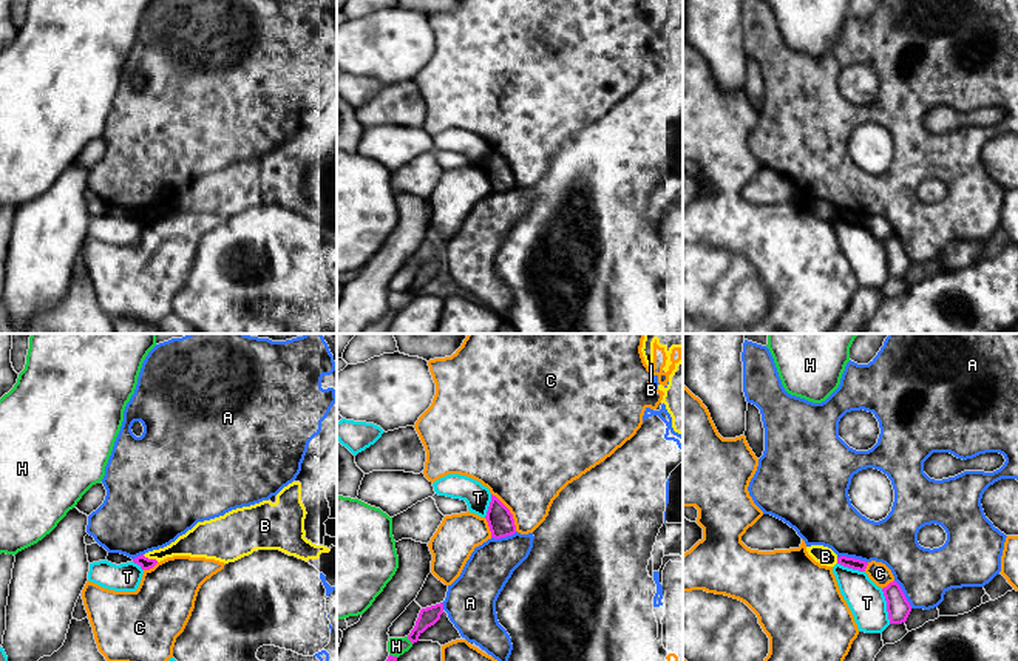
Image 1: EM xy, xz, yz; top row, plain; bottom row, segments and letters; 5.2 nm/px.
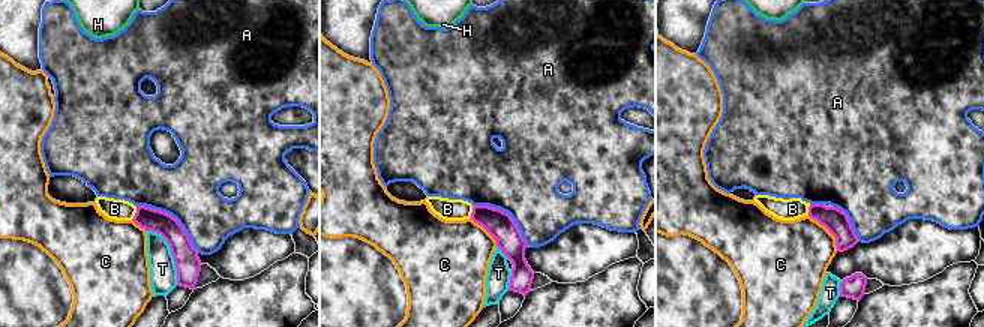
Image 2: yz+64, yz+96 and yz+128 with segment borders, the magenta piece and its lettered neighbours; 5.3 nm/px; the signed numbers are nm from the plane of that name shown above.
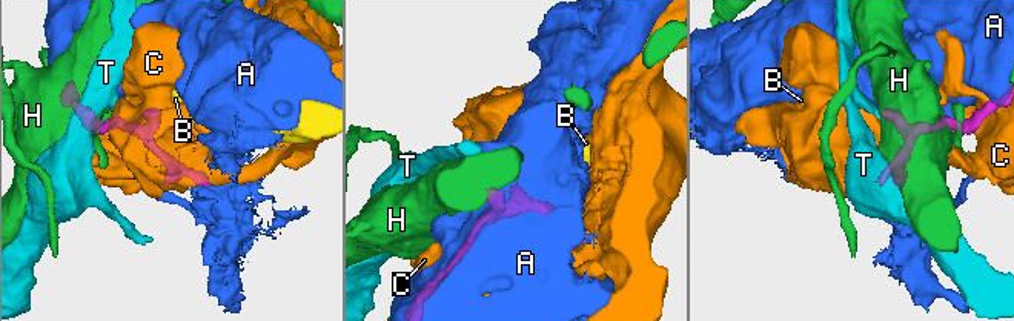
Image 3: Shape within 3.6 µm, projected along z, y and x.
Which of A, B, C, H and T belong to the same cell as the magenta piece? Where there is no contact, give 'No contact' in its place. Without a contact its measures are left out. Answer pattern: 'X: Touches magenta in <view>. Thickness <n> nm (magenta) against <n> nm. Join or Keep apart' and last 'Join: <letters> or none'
A: Touches magenta in yz. Thickness 60 nm (magenta) against 300 nm. Keep apart
B: Touches magenta in xy. Thickness 60 nm (magenta) against 150 nm. Keep apart
C: Touches magenta in xz. Thickness 140 nm (magenta) against 440 nm. Keep apart
H: Touches magenta in xz. Thickness 100 nm (magenta) against 100 nm. Keep apart
T: Touches magenta in yz. Thickness 120 nm (magenta) against 190 nm. Keep apart
Join: none

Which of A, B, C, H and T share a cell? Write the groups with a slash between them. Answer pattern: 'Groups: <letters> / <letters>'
Groups: A / B / C / H / T

